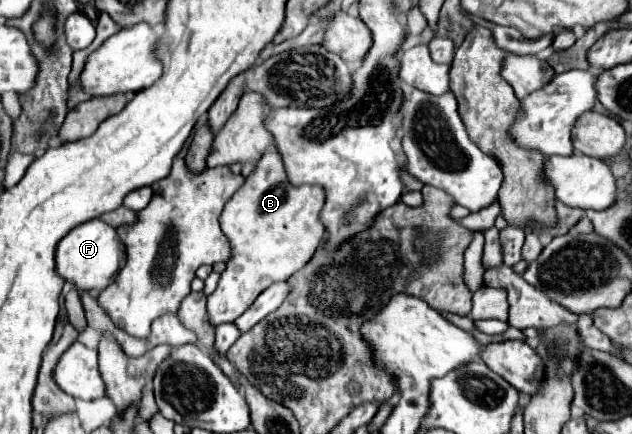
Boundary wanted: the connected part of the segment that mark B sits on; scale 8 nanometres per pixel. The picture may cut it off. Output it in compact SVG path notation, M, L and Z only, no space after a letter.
M264 153L258 161L254 173L246 179L246 183L234 193L232 201L226 203L220 225L224 235L230 239L232 255L226 263L226 271L222 271L218 289L208 297L208 323L216 329L222 323L232 323L240 317L252 303L258 293L268 289L272 283L288 281L290 275L300 271L314 255L316 247L324 239L326 227L320 221L320 211L324 207L326 191L320 185L292 185L286 177L282 157L278 153Z

